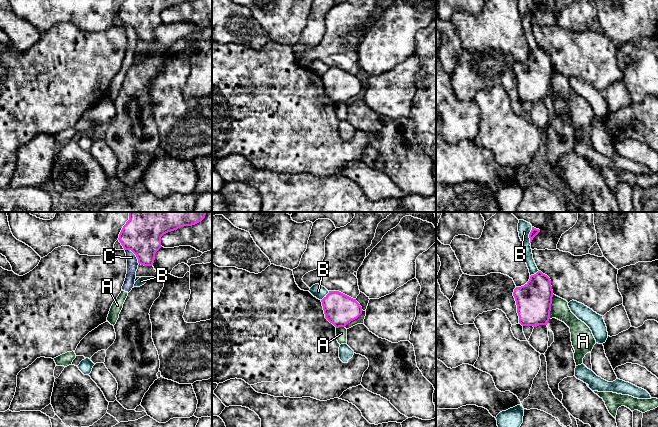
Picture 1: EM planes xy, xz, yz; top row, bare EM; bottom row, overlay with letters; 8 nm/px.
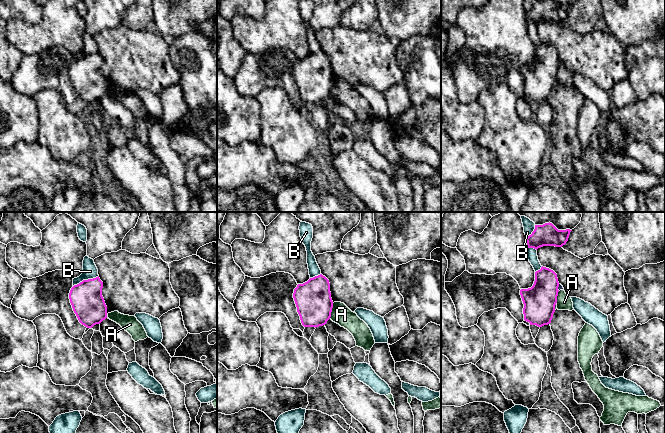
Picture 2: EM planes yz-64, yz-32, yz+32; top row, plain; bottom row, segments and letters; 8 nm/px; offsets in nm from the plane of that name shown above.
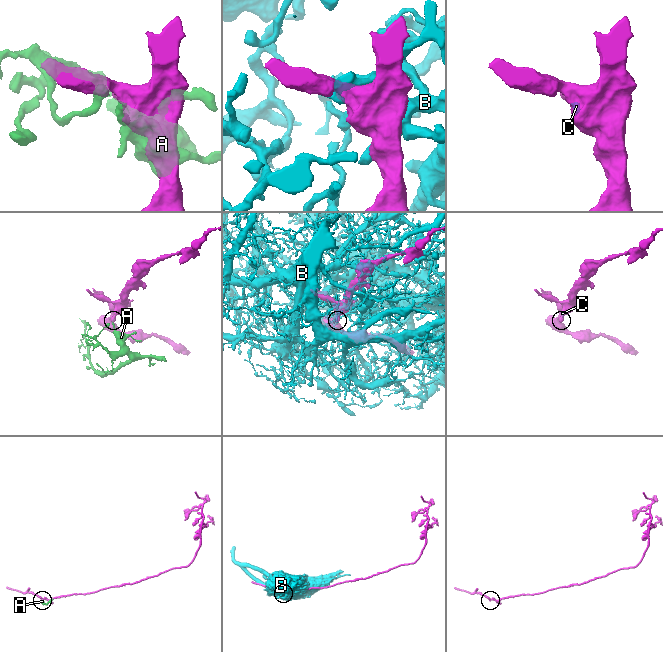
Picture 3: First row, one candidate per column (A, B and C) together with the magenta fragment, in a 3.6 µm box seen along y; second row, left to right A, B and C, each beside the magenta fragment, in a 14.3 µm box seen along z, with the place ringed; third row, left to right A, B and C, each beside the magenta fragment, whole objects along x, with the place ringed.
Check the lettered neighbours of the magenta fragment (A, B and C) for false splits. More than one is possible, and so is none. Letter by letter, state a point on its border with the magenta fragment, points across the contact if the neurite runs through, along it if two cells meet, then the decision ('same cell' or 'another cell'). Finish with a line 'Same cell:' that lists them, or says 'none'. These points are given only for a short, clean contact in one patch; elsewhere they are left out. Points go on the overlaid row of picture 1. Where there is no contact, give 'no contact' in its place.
A: contact yz (550, 306); border yz (553, 294), (549, 318); another cell
B: contact yz (529, 235); another cell
C: contact xy (134, 253); border xy (125, 249), (129, 249), (139, 263); another cell
Same cell: none

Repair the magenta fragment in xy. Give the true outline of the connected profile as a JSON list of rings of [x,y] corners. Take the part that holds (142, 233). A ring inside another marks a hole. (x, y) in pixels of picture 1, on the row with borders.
[[[129,212],[129,220],[119,234],[124,250],[131,250],[138,263],[152,266],[155,253],[162,247],[161,237],[205,218],[206,212]]]

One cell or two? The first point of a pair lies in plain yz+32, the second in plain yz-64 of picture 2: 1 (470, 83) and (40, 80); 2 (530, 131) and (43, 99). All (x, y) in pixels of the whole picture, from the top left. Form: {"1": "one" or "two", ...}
{"1": "one", "2": "one"}

